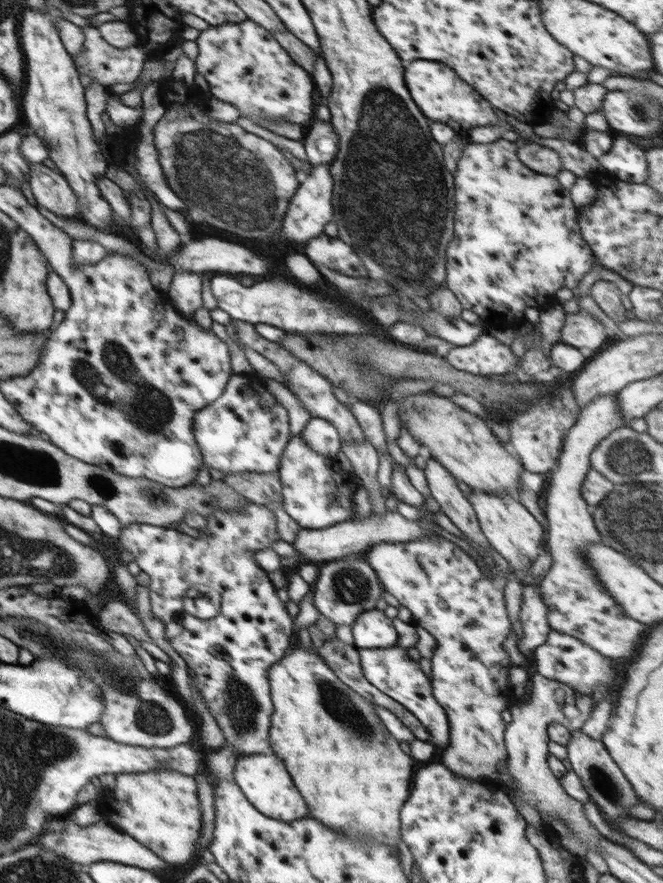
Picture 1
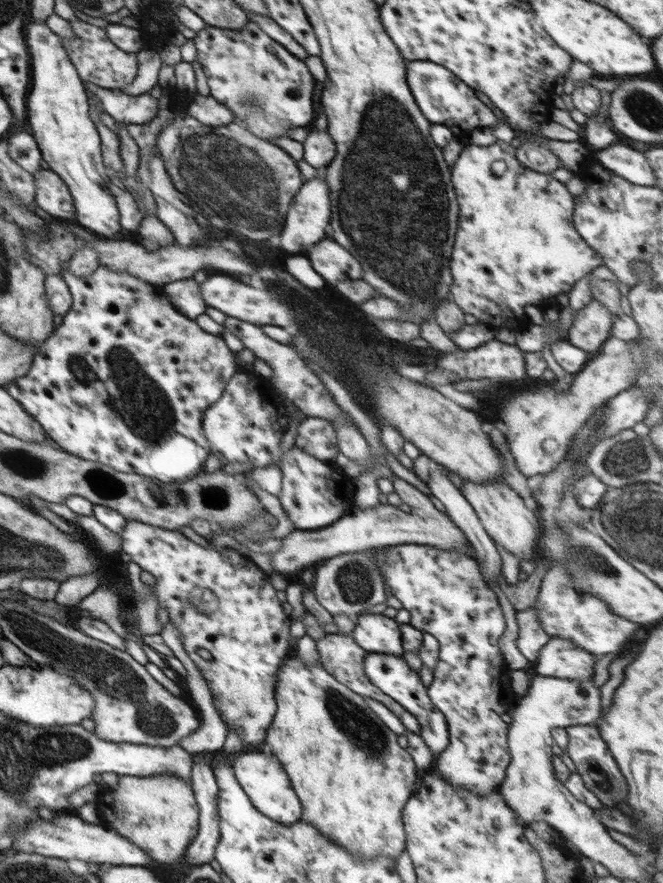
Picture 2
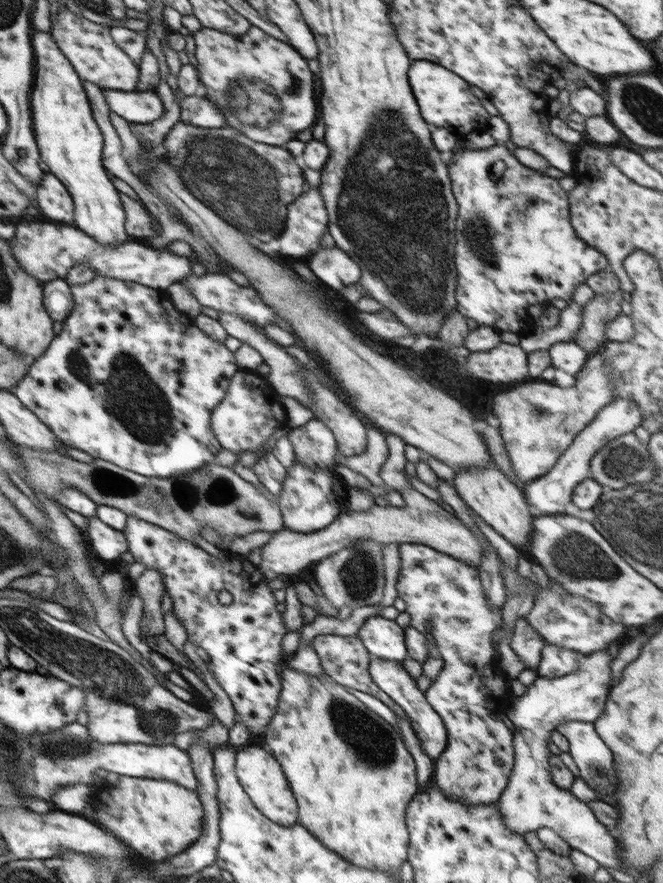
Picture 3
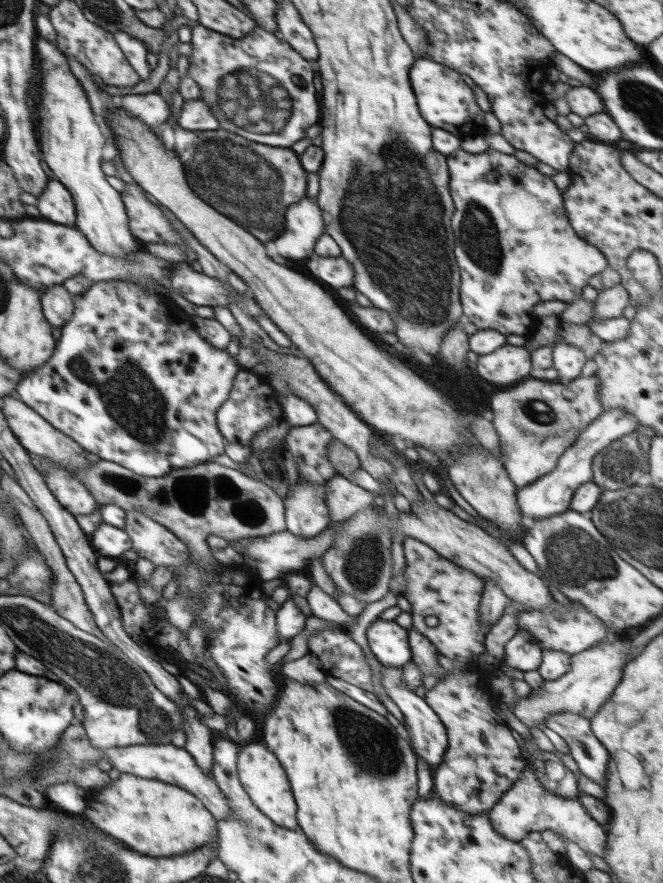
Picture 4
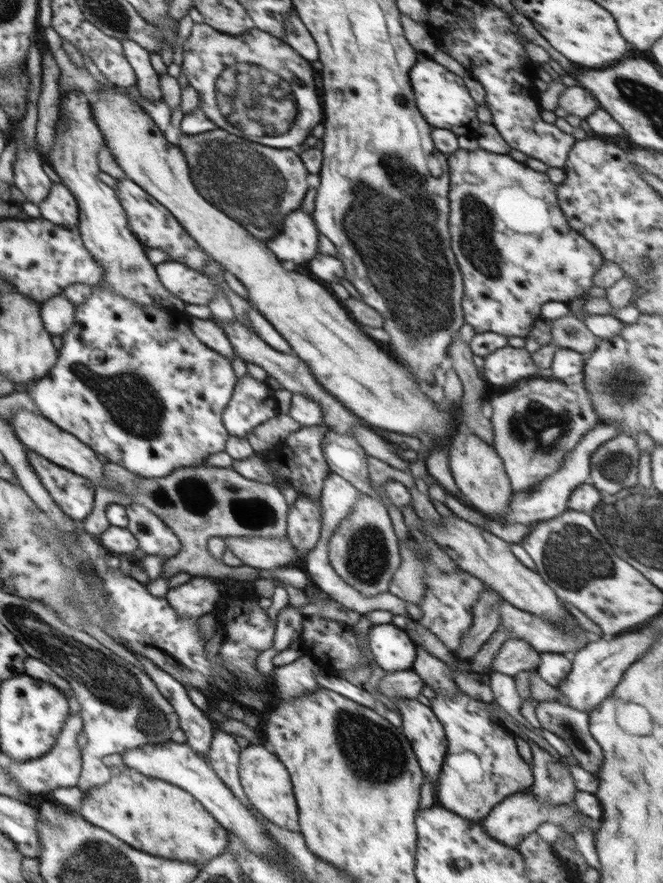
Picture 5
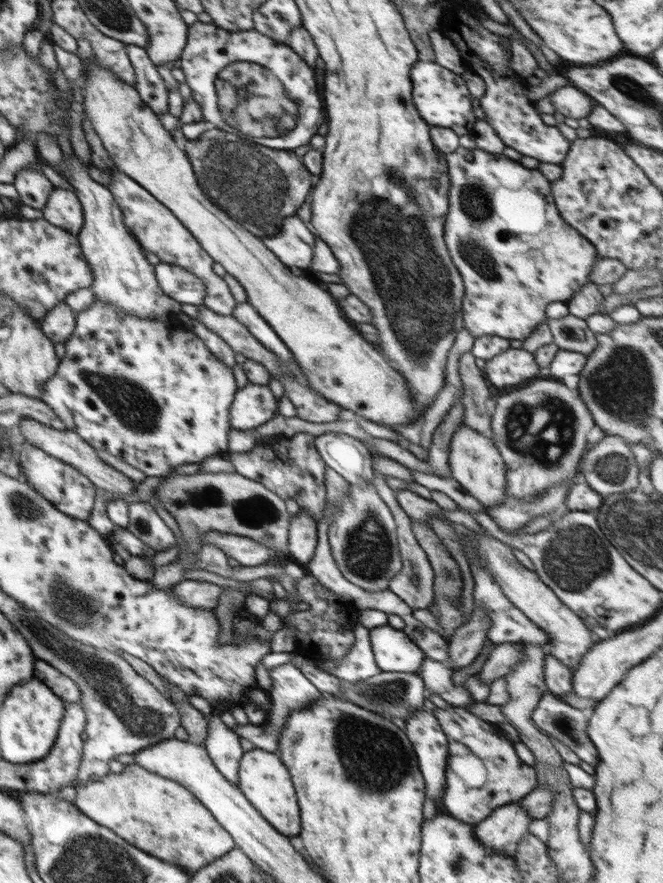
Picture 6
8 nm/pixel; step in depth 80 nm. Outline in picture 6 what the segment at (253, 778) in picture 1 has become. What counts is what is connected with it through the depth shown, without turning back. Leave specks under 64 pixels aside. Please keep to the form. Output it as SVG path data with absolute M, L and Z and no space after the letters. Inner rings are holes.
M256 747L244 751L239 762L239 790L253 807L278 831L287 837L297 838L301 831L301 814L288 767L278 753L266 752Z

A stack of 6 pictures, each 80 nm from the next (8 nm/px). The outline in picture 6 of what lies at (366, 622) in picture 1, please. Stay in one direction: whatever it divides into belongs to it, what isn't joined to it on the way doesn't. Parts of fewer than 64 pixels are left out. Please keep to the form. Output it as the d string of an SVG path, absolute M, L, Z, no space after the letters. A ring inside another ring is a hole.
M382 625L369 630L375 662L383 672L416 673L424 663L424 652L403 630Z

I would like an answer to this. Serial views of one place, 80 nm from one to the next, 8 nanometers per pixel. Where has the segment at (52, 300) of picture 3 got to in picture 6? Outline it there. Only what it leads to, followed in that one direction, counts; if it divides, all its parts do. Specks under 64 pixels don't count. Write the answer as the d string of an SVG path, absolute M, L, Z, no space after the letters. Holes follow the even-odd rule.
M64 302L46 313L40 320L40 327L53 344L65 344L74 330L76 319L76 314Z

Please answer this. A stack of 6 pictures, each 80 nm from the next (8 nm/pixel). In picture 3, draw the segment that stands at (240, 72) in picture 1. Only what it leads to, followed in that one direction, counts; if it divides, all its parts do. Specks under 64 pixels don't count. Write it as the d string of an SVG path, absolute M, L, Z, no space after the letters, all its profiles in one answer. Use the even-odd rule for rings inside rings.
M254 25L242 35L204 27L192 35L198 61L195 69L202 84L202 93L226 115L224 127L243 128L244 136L250 140L284 147L297 138L298 132L316 124L318 102L314 98L313 73L308 68L307 59L292 45ZM279 106L282 106L282 112ZM279 112L278 124L272 126L270 123ZM268 126L270 128L266 128Z

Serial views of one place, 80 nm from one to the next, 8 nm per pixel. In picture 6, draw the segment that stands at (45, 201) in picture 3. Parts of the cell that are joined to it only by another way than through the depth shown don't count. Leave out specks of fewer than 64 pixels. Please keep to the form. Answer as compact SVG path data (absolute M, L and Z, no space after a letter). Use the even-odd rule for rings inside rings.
M53 188L42 214L48 223L76 236L84 225L82 206L71 190Z

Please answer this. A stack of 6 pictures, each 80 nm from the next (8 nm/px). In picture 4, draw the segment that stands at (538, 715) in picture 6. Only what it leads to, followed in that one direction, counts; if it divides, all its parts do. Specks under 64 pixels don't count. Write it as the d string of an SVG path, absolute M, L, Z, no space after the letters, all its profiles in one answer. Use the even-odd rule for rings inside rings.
M566 712L550 716L546 727L566 740L581 774L604 788L608 782L609 752L594 736L591 720Z

